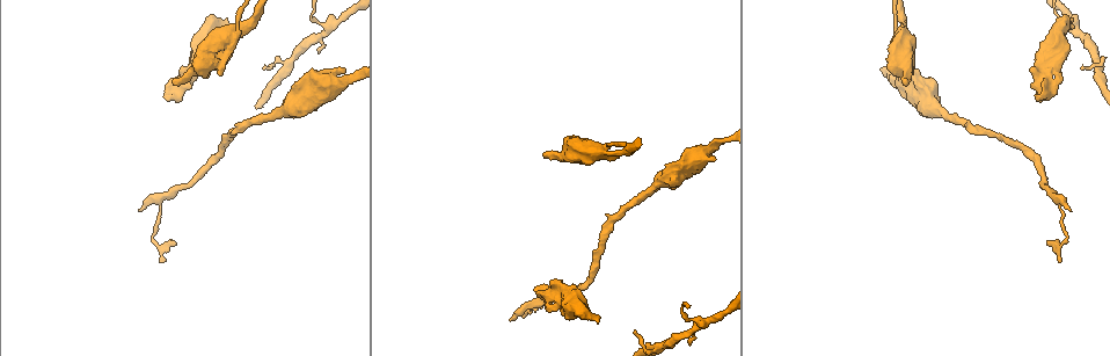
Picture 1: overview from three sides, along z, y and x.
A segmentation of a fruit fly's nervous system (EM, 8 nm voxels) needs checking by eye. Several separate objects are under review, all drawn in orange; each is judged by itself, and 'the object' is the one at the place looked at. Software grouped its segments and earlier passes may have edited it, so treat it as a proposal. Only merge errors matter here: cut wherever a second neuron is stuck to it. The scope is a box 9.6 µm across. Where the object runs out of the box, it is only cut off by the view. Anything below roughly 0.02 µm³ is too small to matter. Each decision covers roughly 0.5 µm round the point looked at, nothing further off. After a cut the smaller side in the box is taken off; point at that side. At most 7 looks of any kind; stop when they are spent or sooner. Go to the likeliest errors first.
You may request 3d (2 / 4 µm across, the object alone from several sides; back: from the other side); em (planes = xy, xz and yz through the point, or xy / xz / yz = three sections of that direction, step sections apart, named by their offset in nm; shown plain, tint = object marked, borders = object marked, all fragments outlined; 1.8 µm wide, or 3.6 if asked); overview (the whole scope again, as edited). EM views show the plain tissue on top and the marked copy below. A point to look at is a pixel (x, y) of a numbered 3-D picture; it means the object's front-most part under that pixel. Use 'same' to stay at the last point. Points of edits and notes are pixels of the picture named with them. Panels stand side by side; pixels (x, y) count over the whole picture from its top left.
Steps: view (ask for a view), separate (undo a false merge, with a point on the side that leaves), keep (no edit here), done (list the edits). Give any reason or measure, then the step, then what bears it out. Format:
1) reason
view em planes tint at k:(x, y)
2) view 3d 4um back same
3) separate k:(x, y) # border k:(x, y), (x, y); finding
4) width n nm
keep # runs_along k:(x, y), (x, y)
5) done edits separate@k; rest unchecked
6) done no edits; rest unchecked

thick turns thin
view 3d 4um at 1:(1052, 193)

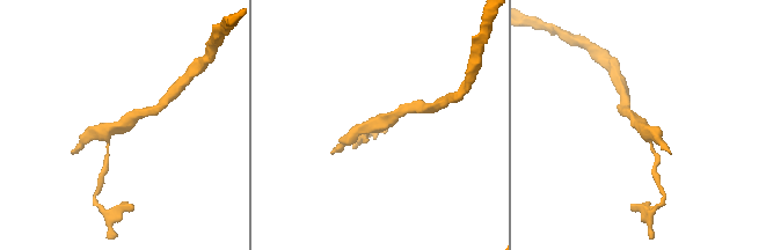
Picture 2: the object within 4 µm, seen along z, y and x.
shape alone is not enough
view em xy step 8 tint at 2:(116, 125)

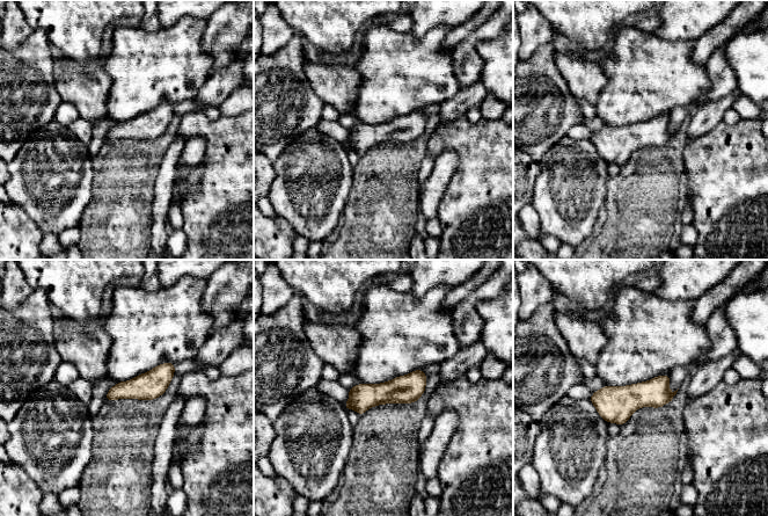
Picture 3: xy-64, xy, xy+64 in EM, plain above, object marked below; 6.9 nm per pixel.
view em planes tint same

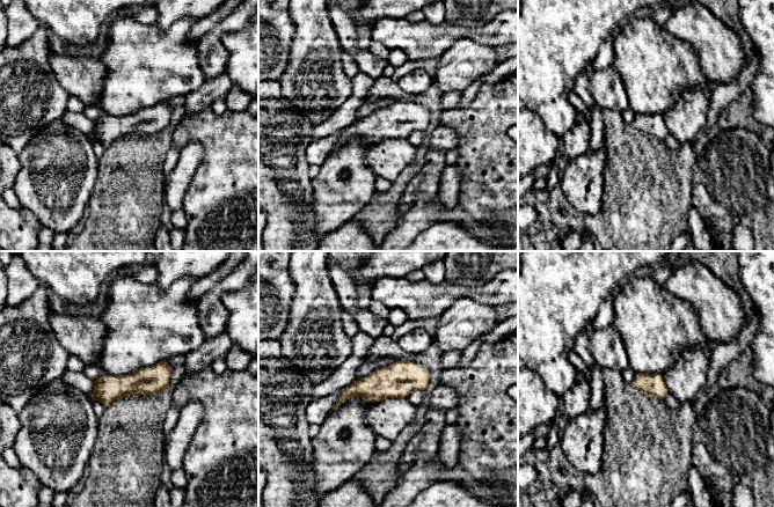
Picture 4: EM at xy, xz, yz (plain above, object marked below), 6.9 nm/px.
keep # one neuron here

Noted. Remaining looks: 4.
thick turns thin
view 3d 4um at 1:(585, 312)

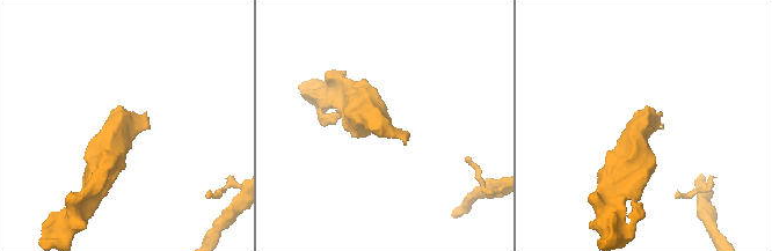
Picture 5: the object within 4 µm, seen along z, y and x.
now the EM
view em yz step 16 tint at 5:(121, 124)

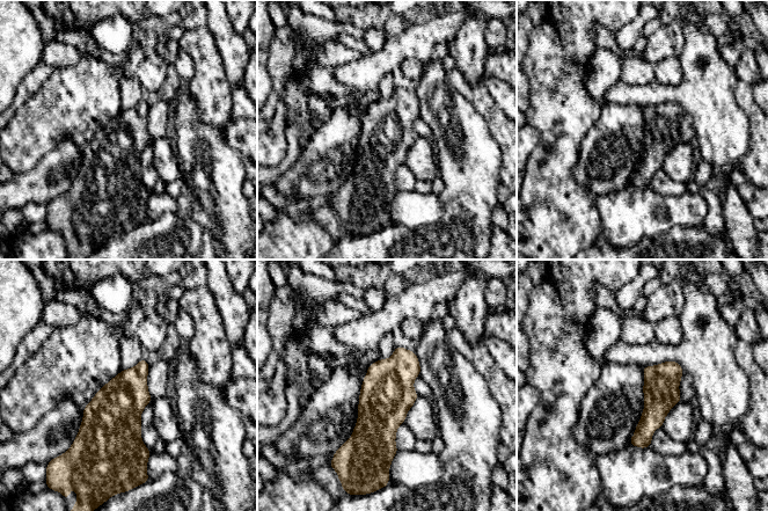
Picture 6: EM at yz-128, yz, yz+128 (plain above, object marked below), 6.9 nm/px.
another direction
view em planes tint same

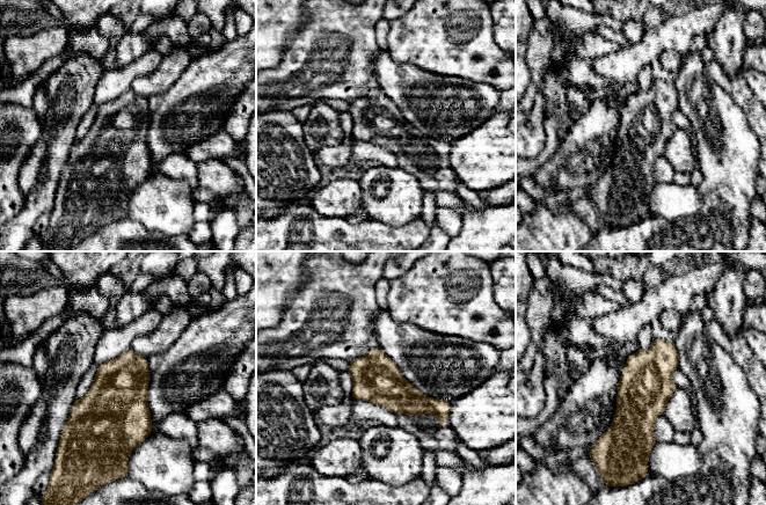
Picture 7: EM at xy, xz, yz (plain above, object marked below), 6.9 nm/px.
width 320 nm
keep # all the same neuron

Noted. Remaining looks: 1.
done no edits; rest unchecked

